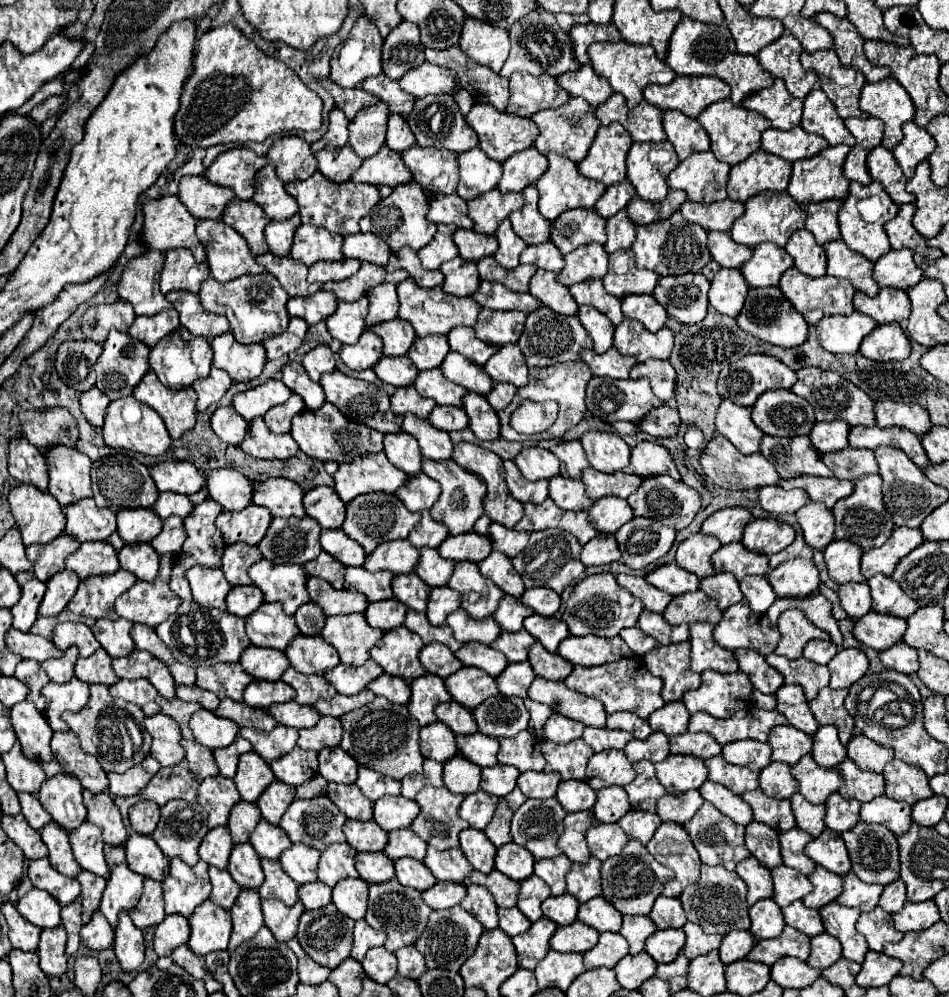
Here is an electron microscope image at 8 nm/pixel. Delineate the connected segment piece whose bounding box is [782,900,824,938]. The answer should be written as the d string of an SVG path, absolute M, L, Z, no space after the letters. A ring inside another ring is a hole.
M796 900L796 904L790 904L782 912L784 912L784 920L786 920L788 926L798 928L800 932L804 932L810 938L824 932L824 926L822 926L822 920L818 916L818 910L806 908L802 904L802 900Z

